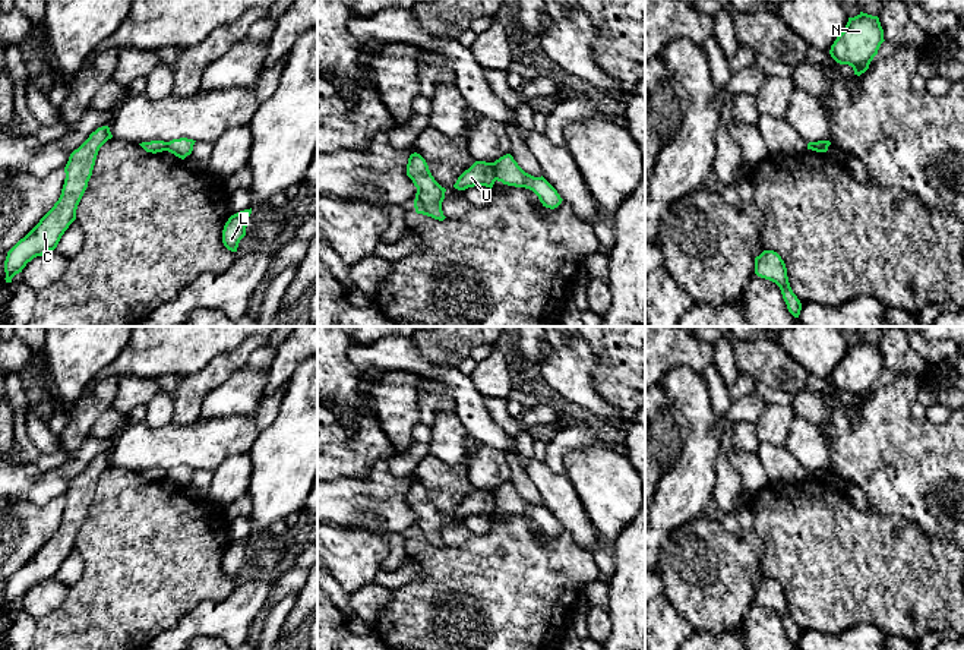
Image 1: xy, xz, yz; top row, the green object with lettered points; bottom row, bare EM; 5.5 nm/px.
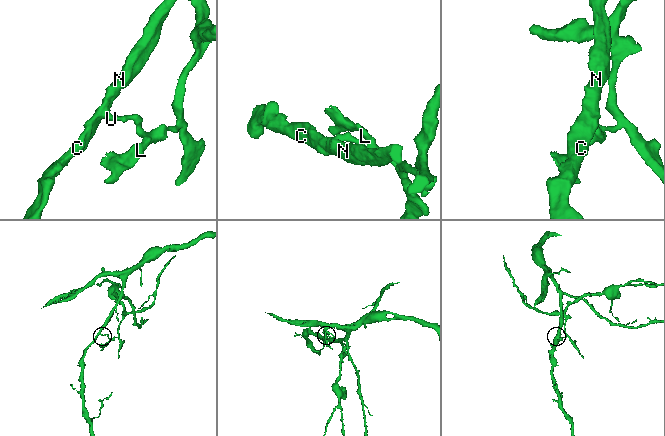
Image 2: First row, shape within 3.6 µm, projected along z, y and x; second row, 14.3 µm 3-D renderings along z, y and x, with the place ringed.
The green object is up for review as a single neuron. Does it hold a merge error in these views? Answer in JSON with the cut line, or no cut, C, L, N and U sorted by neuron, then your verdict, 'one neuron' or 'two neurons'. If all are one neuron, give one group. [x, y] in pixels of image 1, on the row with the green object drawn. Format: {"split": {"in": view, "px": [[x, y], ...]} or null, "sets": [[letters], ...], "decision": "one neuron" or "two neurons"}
{"split": {"in": "xz", "px": [[492, 163], [496, 179]]}, "sets": [["C", "N", "U"], ["L"]], "decision": "two neurons"}

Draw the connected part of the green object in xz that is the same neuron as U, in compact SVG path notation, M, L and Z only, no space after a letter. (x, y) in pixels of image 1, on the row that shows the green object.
M475 161L468 170L465 170L453 184L458 190L465 190L474 186L493 187L496 182L496 170L493 162Z

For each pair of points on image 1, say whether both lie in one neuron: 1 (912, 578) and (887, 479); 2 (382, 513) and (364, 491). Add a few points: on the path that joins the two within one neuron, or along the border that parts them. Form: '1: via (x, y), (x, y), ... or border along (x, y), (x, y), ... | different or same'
1: border along (876, 511), (898, 514), (913, 521), (925, 533) | different
2: via (381, 507), (370, 497) | same

